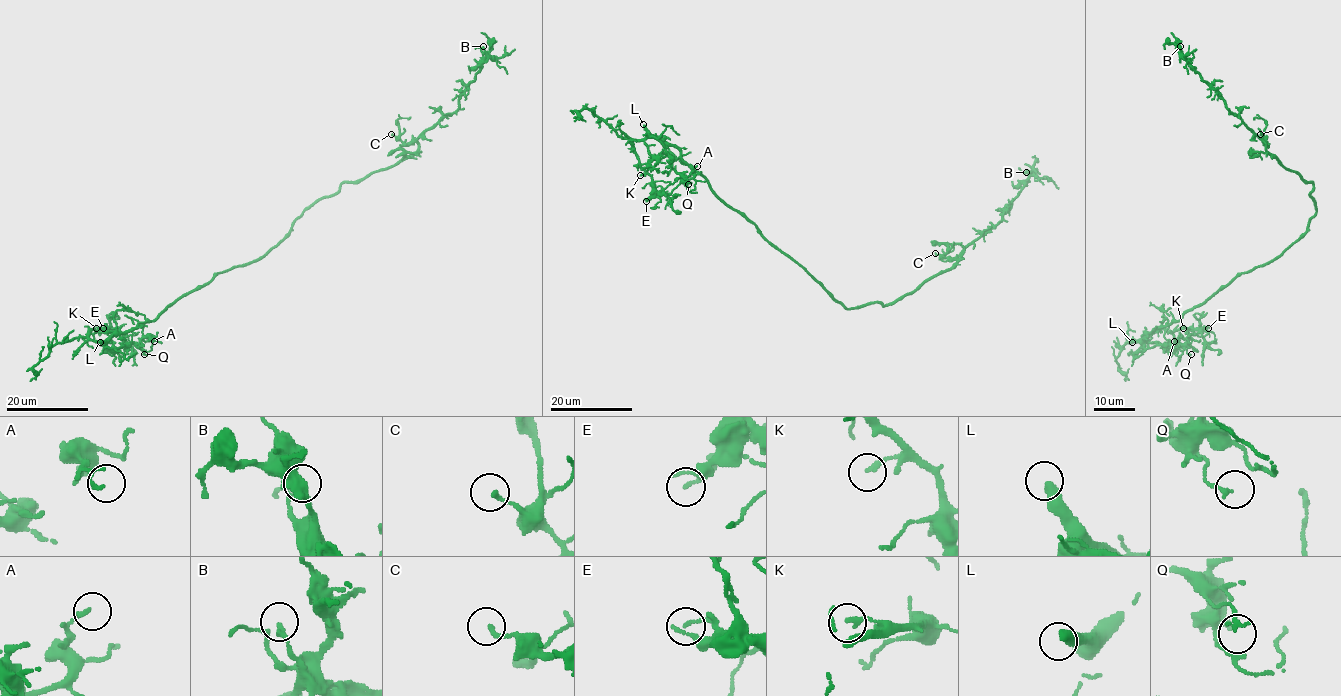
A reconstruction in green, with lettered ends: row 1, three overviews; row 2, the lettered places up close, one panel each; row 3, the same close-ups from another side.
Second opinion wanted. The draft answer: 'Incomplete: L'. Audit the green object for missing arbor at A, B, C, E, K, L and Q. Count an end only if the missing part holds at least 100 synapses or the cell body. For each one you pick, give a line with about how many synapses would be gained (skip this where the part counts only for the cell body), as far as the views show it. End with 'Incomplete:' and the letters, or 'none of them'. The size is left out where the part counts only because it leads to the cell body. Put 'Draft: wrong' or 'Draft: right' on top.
Draft: right
L: 120 synapses
Incomplete: L

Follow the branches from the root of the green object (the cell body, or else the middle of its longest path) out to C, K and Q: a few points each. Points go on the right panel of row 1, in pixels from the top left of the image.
C: (1293, 243), (1306, 231), (1315, 212), (1309, 196), (1313, 184), (1274, 157), (1260, 134)
K: (1293, 243), (1271, 261), (1238, 275), (1178, 320), (1156, 328), (1144, 340), (1160, 330), (1174, 332), (1183, 328)
Q: (1293, 243), (1271, 261), (1238, 275), (1178, 320), (1156, 328), (1144, 338), (1145, 348), (1179, 343), (1191, 354)

